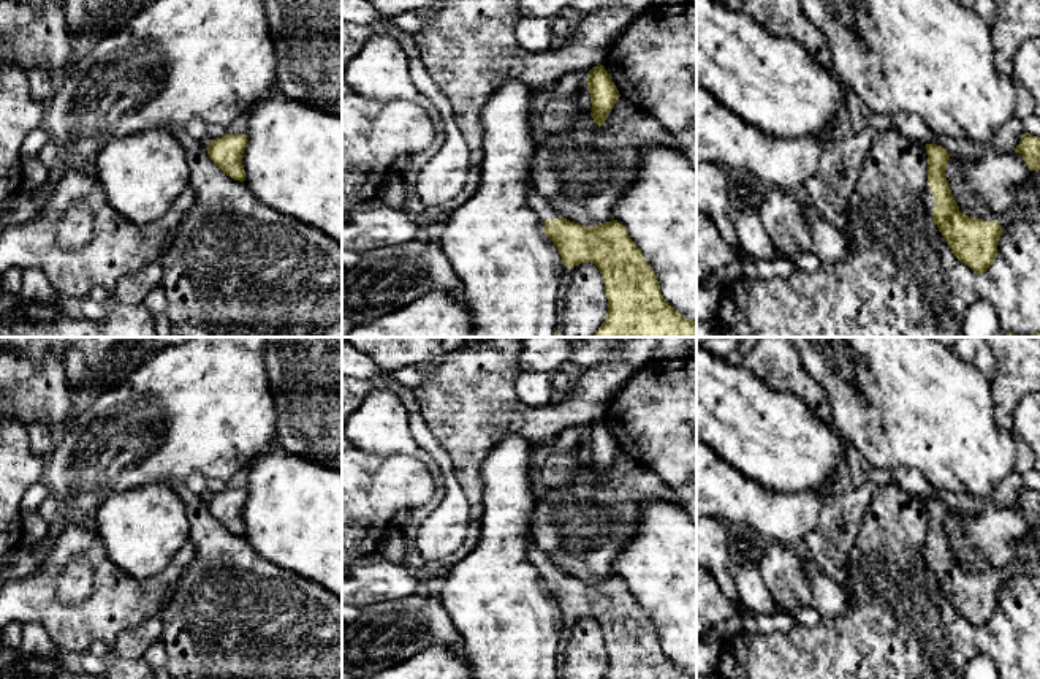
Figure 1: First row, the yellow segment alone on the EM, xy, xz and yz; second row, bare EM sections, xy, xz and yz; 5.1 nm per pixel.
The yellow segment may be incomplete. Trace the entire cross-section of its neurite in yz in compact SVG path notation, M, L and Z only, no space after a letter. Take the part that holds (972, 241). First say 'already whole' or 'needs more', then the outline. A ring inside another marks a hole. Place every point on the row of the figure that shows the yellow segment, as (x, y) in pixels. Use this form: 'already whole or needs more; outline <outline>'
needs more; outline M926 144L926 154L929 166L923 204L953 255L975 274L983 274L999 255L997 239L1010 218L1000 214L981 218L962 214L945 177L951 154L937 144Z

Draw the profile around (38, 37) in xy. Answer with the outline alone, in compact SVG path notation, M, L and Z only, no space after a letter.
M0 0L0 59L8 46L24 73L32 68L59 71L70 59L71 41L65 6L55 0L41 6L28 0Z

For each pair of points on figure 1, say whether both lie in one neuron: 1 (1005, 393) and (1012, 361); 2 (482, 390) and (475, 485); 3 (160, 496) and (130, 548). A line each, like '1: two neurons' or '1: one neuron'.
1: one neuron
2: one neuron
3: one neuron

